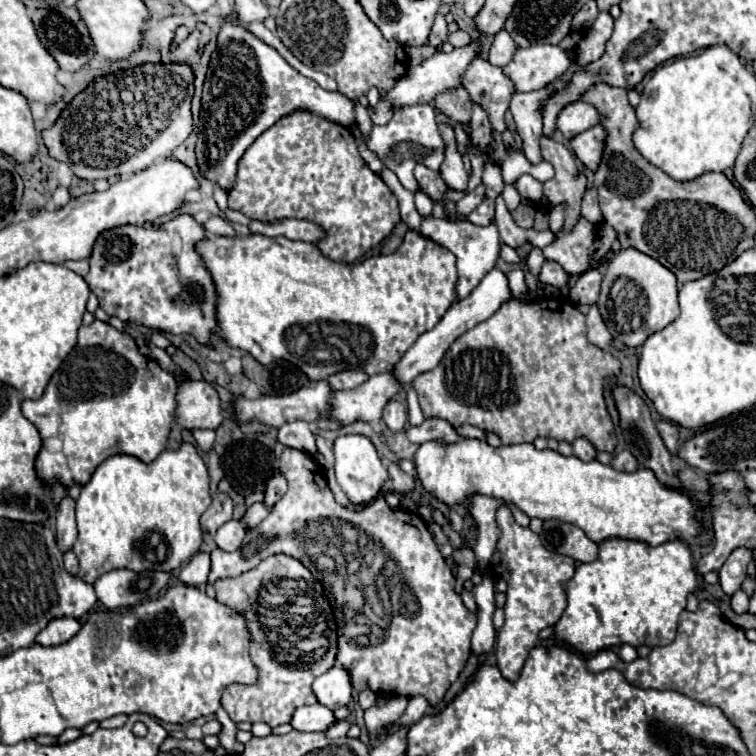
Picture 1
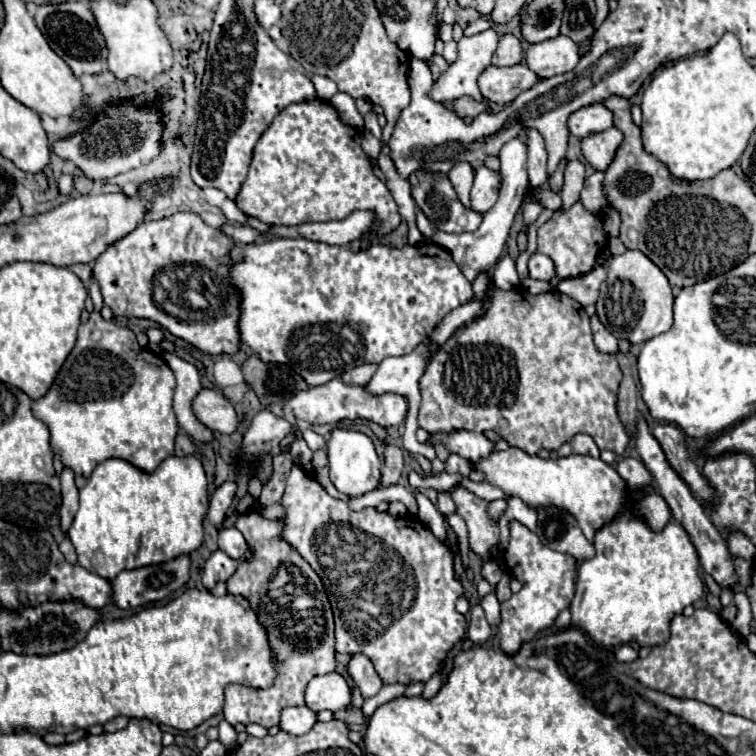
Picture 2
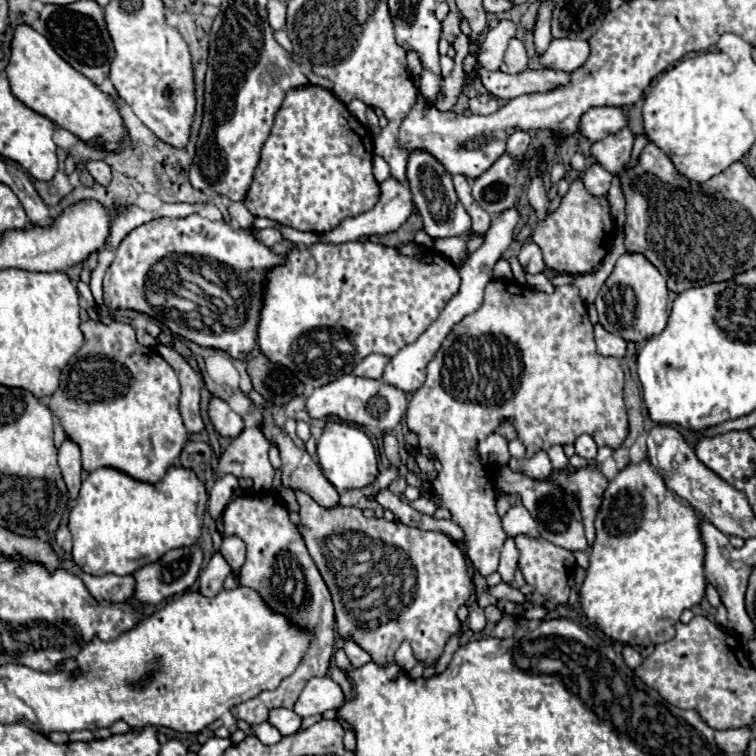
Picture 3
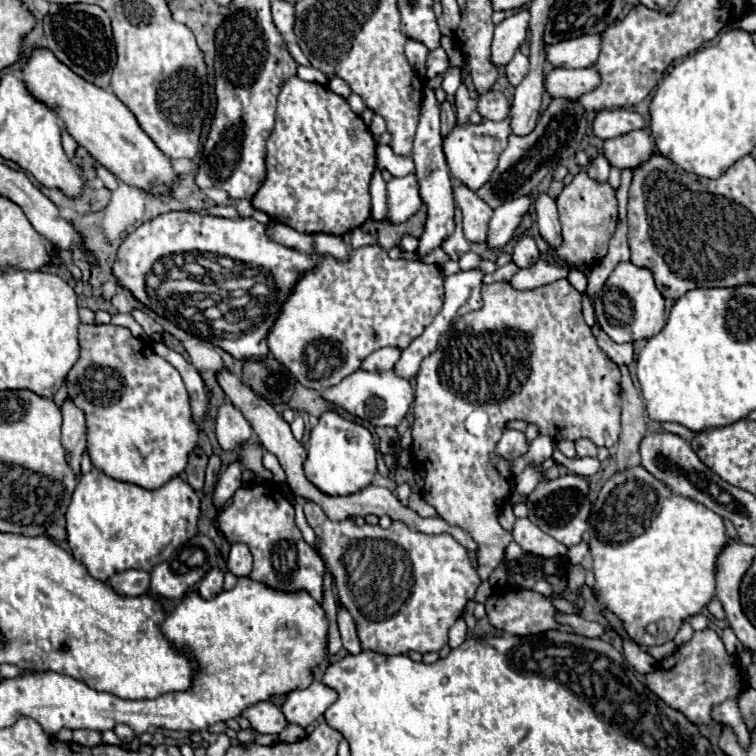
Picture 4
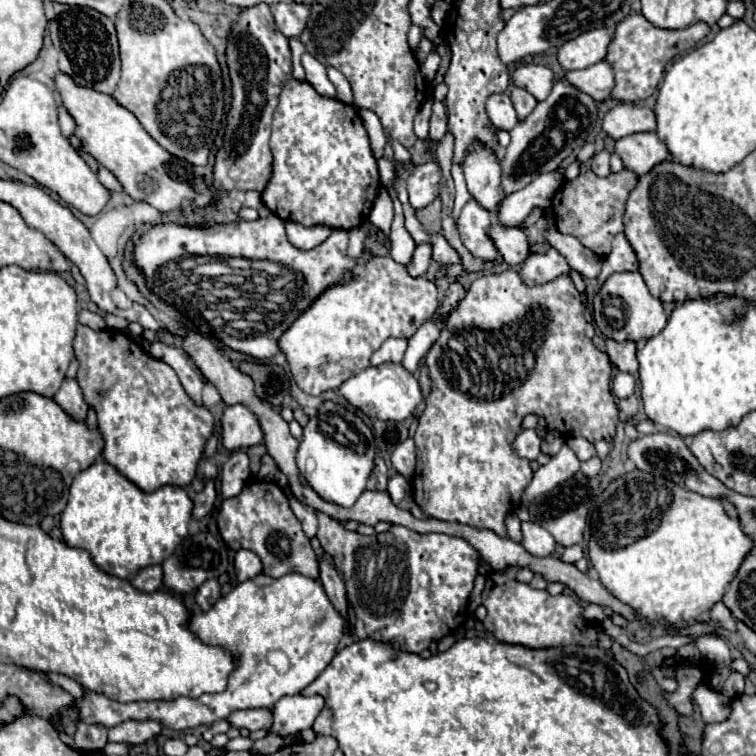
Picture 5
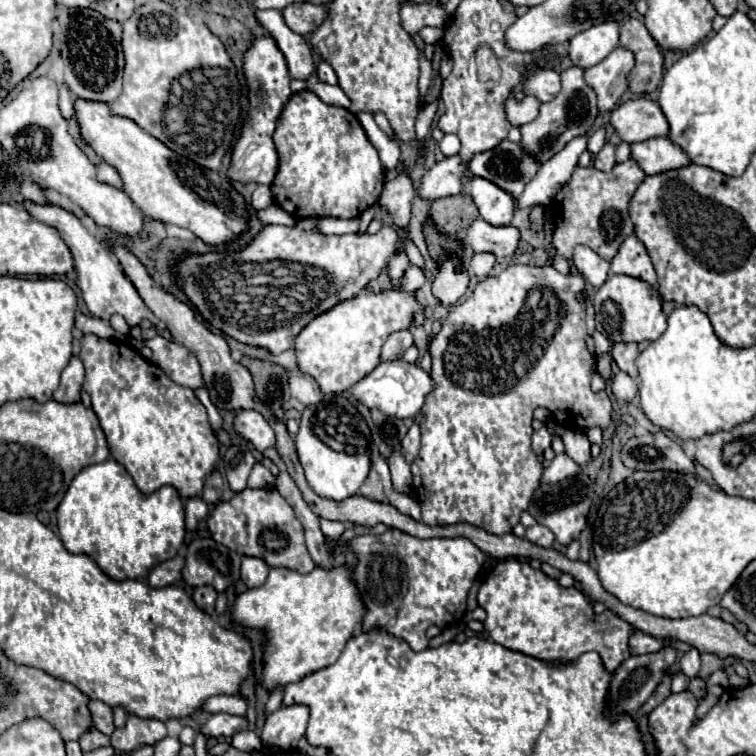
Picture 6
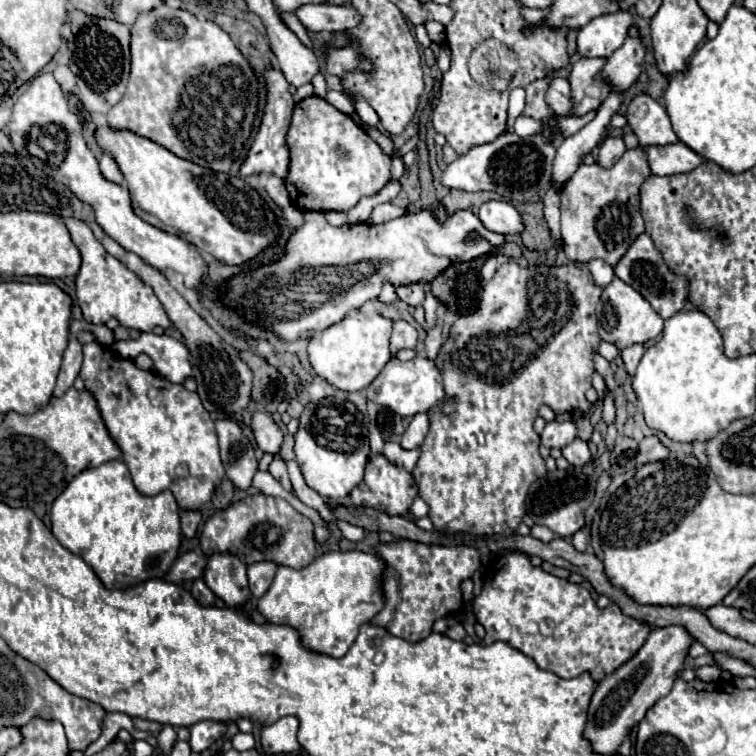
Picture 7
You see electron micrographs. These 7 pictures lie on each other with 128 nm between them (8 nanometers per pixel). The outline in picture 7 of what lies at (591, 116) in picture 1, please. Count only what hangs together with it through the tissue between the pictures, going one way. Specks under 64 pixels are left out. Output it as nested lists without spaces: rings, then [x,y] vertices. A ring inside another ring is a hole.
[[[638,94],[626,108],[624,116],[628,120],[628,126],[636,134],[640,146],[652,146],[652,144],[664,146],[678,142],[670,118],[666,114],[666,108],[648,94]]]

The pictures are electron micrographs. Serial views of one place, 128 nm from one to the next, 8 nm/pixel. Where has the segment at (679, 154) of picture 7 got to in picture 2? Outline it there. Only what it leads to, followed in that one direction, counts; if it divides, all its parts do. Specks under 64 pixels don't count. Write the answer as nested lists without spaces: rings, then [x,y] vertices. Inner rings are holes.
[[[608,128],[604,132],[596,132],[592,136],[586,136],[580,144],[584,158],[590,162],[594,170],[606,170],[606,166],[612,162],[620,142],[622,142],[622,132],[618,128]]]

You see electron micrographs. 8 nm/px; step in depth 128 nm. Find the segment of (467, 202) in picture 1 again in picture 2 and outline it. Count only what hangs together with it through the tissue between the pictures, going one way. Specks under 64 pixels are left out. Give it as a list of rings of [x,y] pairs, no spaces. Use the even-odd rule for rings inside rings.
[[[480,166],[474,178],[474,186],[472,186],[470,208],[482,214],[488,212],[498,200],[498,184],[500,184],[500,176],[488,170],[486,166]]]

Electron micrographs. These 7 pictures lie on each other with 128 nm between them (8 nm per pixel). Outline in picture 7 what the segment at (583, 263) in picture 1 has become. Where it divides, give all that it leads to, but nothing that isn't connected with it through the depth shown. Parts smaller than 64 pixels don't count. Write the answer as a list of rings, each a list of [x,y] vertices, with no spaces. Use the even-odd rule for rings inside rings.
[[[640,146],[626,150],[612,168],[602,168],[600,164],[580,164],[574,176],[560,188],[562,250],[568,260],[588,262],[600,258],[614,266],[626,254],[636,236],[644,232],[638,190],[648,176],[650,168]]]

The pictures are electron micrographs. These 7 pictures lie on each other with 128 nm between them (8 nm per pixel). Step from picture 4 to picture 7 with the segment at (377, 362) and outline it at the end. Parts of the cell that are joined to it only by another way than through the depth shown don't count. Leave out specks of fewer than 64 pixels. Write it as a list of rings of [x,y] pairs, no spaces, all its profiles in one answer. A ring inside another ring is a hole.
[[[398,320],[394,324],[392,338],[390,338],[390,352],[392,352],[392,356],[396,356],[396,352],[402,350],[402,348],[416,348],[416,342],[418,342],[416,328],[410,326],[404,320]]]

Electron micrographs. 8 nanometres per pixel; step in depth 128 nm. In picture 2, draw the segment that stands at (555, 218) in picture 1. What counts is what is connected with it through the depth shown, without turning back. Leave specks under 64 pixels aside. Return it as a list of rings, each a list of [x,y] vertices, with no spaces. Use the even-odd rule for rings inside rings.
[[[570,160],[568,166],[566,166],[566,172],[564,172],[564,188],[562,188],[562,206],[560,210],[564,208],[570,208],[574,202],[578,202],[578,196],[580,196],[580,190],[582,190],[582,184],[584,184],[584,164],[580,160]]]

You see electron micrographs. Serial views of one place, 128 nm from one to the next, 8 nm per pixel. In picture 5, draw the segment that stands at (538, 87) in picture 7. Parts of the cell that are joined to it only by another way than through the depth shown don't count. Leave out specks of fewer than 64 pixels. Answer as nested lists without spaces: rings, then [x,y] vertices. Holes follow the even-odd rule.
[[[492,94],[486,100],[486,114],[488,114],[488,120],[500,130],[512,130],[518,124],[516,110],[508,94]]]

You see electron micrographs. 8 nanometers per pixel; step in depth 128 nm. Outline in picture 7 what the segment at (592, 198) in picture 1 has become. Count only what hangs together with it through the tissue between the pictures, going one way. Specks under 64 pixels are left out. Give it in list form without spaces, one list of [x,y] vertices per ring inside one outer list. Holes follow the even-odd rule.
[[[608,136],[604,140],[604,144],[600,146],[600,154],[598,154],[598,164],[604,168],[610,168],[612,164],[616,164],[616,160],[620,160],[620,156],[626,152],[622,138],[614,138]]]

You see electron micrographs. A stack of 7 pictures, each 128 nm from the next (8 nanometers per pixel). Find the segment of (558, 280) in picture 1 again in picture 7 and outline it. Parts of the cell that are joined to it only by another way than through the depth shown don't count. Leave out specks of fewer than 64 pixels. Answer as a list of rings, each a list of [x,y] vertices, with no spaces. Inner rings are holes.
[[[422,210],[380,226],[352,224],[338,228],[330,226],[322,212],[304,212],[304,224],[290,234],[282,258],[260,266],[272,272],[268,284],[276,290],[264,292],[264,304],[252,312],[256,320],[250,320],[250,324],[274,332],[284,342],[294,342],[298,338],[306,340],[340,322],[350,308],[360,308],[366,300],[376,298],[384,282],[392,282],[394,286],[424,280],[432,282],[434,276],[450,264],[488,254],[504,242],[504,234],[490,232],[480,218],[468,210],[448,216],[444,224],[440,224],[432,212]],[[360,262],[374,264],[374,272],[360,272],[356,280],[356,266]]]

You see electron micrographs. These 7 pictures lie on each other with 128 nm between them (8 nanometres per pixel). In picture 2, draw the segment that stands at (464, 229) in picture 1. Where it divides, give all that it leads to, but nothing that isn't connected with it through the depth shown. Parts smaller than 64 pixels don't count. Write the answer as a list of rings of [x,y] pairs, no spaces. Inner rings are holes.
[[[512,138],[504,144],[504,148],[500,150],[500,174],[502,174],[502,188],[500,188],[500,198],[498,202],[484,214],[484,222],[480,224],[478,230],[474,232],[440,232],[436,230],[432,236],[432,242],[446,248],[454,262],[460,266],[462,274],[466,276],[466,280],[474,280],[480,272],[490,272],[494,268],[494,264],[498,262],[498,258],[502,256],[504,244],[506,244],[506,236],[508,230],[512,226],[512,220],[516,216],[516,212],[520,210],[522,202],[524,202],[524,192],[528,188],[528,172],[526,172],[526,144],[520,138]]]

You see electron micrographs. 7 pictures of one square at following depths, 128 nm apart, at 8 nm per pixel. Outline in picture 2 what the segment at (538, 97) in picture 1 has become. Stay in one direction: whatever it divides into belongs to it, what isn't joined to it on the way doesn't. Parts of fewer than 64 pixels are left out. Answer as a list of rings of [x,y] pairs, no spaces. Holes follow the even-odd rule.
[[[526,128],[528,134],[528,176],[530,176],[530,186],[540,188],[548,182],[546,176],[546,148],[544,148],[544,138],[540,136],[538,130]]]

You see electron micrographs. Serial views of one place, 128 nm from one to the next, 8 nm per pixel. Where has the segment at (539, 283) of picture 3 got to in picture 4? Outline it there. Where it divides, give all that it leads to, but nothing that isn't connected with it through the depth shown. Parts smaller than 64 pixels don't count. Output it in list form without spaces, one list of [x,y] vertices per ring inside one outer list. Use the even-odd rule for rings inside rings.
[[[509,263],[505,266],[498,267],[492,274],[485,274],[483,282],[485,284],[491,284],[492,282],[507,281],[509,282],[512,276],[519,270],[519,268],[513,263]]]

